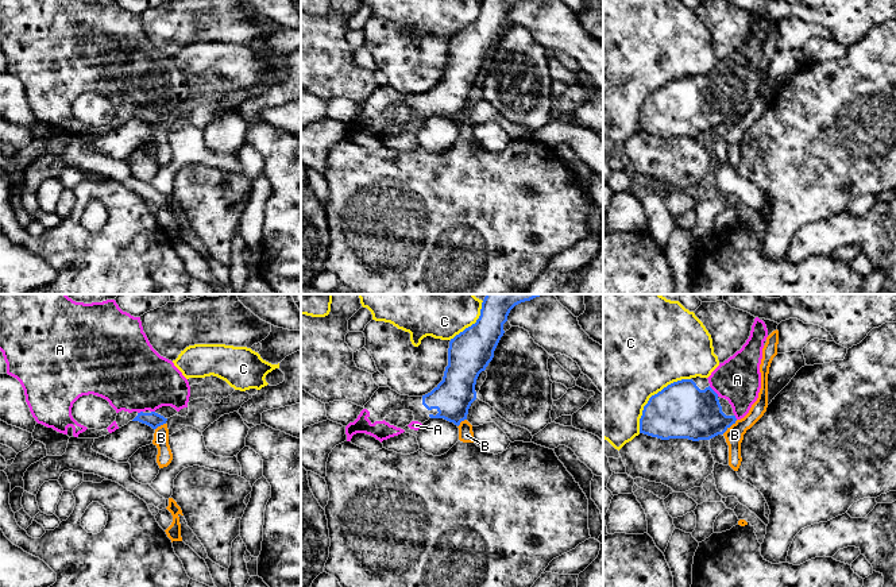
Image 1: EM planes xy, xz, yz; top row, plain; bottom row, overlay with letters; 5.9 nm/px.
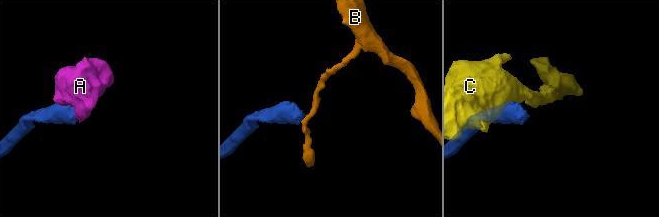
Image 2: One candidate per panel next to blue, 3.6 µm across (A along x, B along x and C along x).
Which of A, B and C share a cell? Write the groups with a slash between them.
A / B / C

